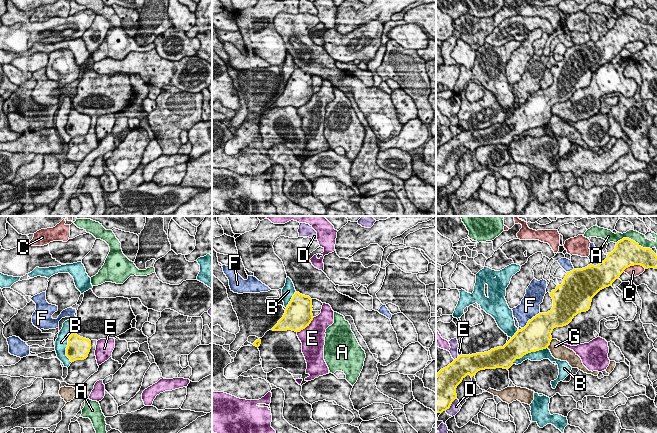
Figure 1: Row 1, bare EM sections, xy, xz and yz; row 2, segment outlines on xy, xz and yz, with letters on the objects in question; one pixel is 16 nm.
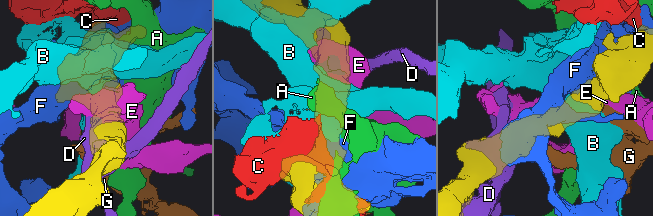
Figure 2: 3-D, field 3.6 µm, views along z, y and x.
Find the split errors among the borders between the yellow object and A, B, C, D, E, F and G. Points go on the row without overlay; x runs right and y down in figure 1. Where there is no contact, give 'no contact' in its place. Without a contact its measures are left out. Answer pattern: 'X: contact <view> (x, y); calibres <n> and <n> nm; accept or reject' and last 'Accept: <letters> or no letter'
A: contact yz (634, 17); calibres 420 and 170 nm; reject
B: contact yz (529, 128); calibres 460 and 160 nm; reject
C: contact yz (634, 40); calibres 420 and 190 nm; reject
D: contact yz (457, 134); calibres 320 and 140 nm; reject
E: contact xz (306, 102); calibres 460 and 380 nm; reject
F: contact yz (531, 95); calibres 440 and 320 nm; reject
G: contact yz (549, 119); calibres 480 and 240 nm; reject
Accept: no letter

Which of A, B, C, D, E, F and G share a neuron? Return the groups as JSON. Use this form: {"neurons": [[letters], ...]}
{"neurons": [["A"], ["B"], ["C"], ["D"], ["E"], ["F"], ["G"]]}

